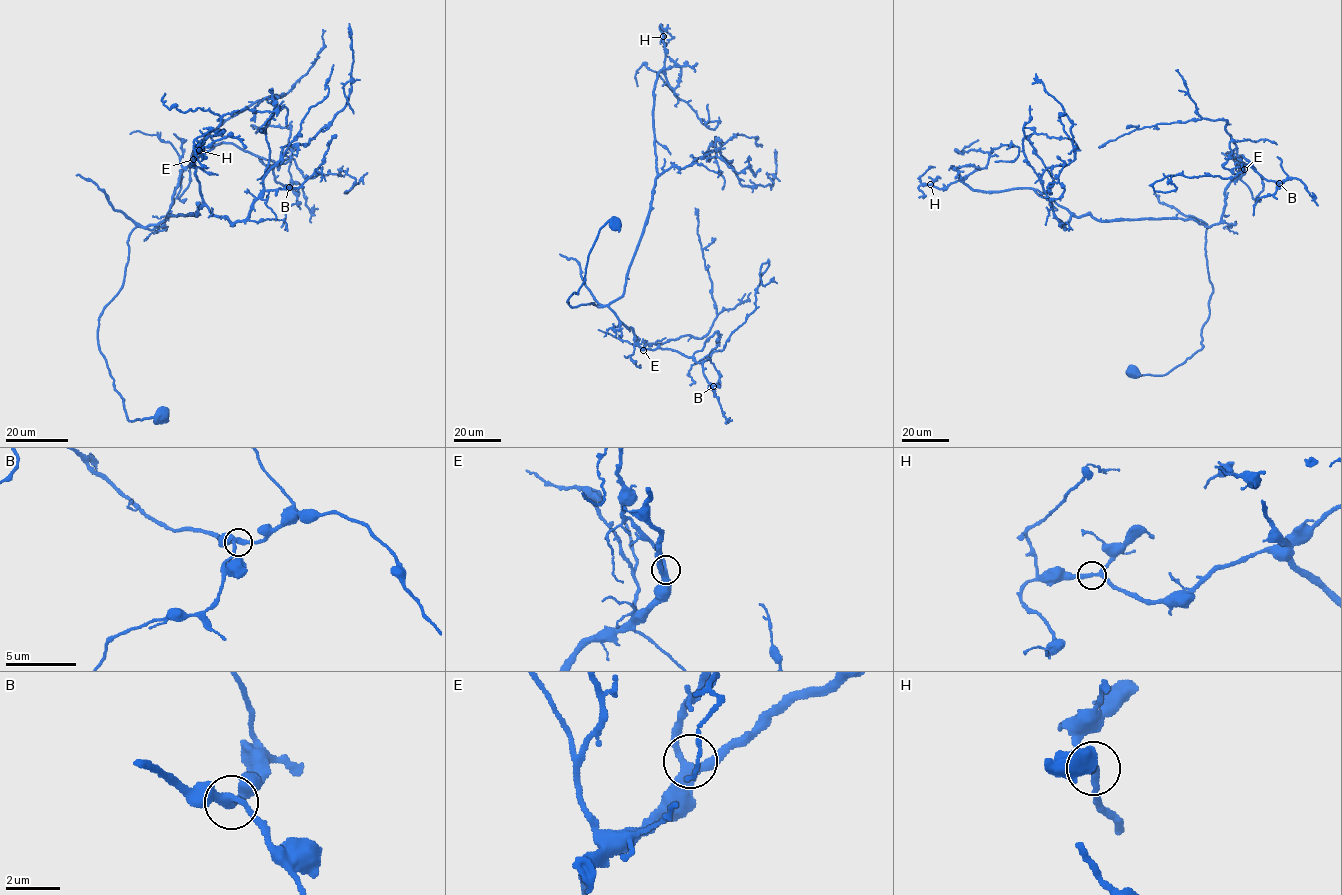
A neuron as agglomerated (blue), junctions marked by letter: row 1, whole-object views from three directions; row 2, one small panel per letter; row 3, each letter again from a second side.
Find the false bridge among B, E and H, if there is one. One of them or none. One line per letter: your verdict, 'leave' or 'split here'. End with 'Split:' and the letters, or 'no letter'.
B: leave
E: leave
H: leave
Split: no letter

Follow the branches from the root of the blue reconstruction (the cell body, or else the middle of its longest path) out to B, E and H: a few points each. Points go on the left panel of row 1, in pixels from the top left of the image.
B: (160, 416), (128, 420), (98, 347), (129, 233), (163, 224), (180, 172), (221, 143), (256, 155), (289, 187)
E: (160, 416), (128, 419), (98, 347), (99, 318), (123, 284), (129, 233), (163, 224), (179, 176), (193, 159)
H: (160, 416), (128, 419), (99, 318), (123, 284), (129, 233), (197, 214), (199, 151)

